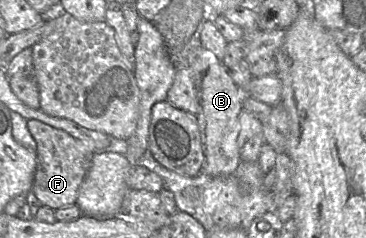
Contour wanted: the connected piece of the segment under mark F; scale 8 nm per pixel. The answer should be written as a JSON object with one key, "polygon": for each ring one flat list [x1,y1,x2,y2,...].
{"polygon":[[27,120,27,128,36,143,36,170,31,192,42,206,54,211,76,205,79,187,88,173,95,153,85,142,39,120]]}

